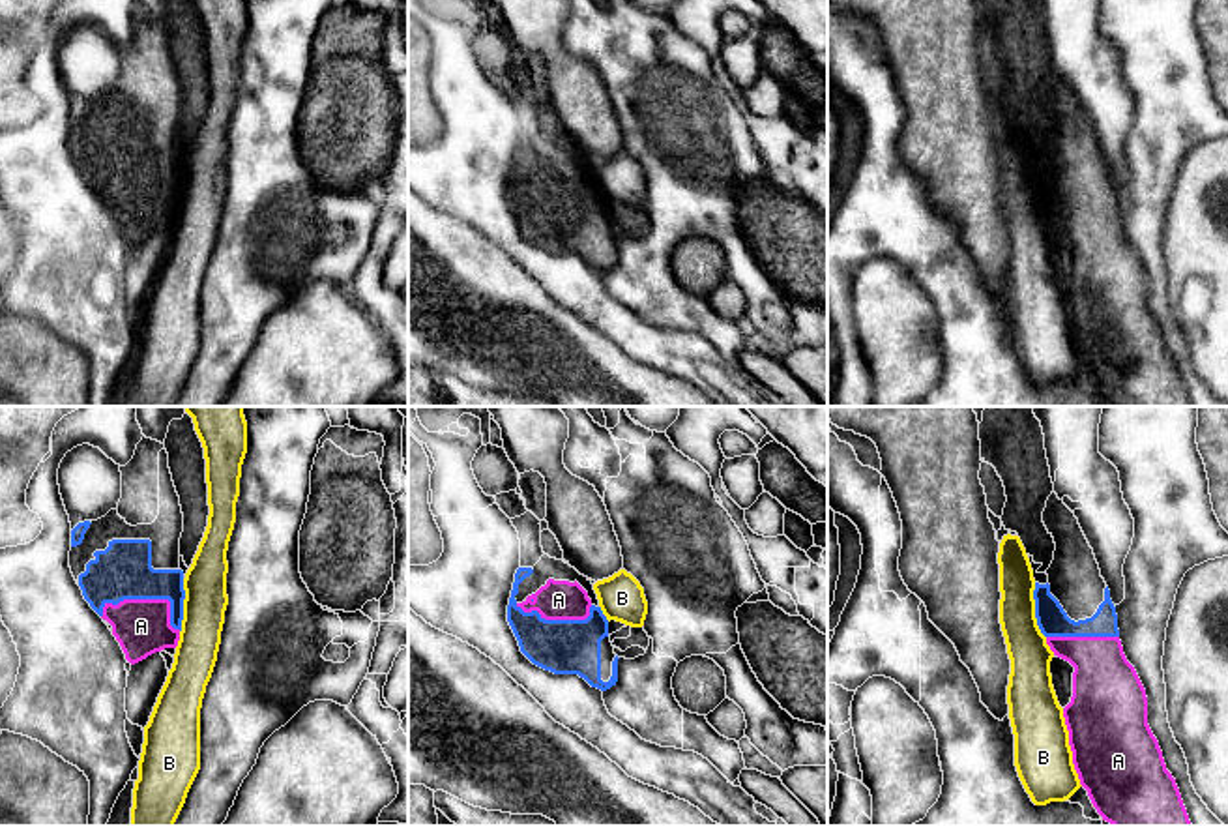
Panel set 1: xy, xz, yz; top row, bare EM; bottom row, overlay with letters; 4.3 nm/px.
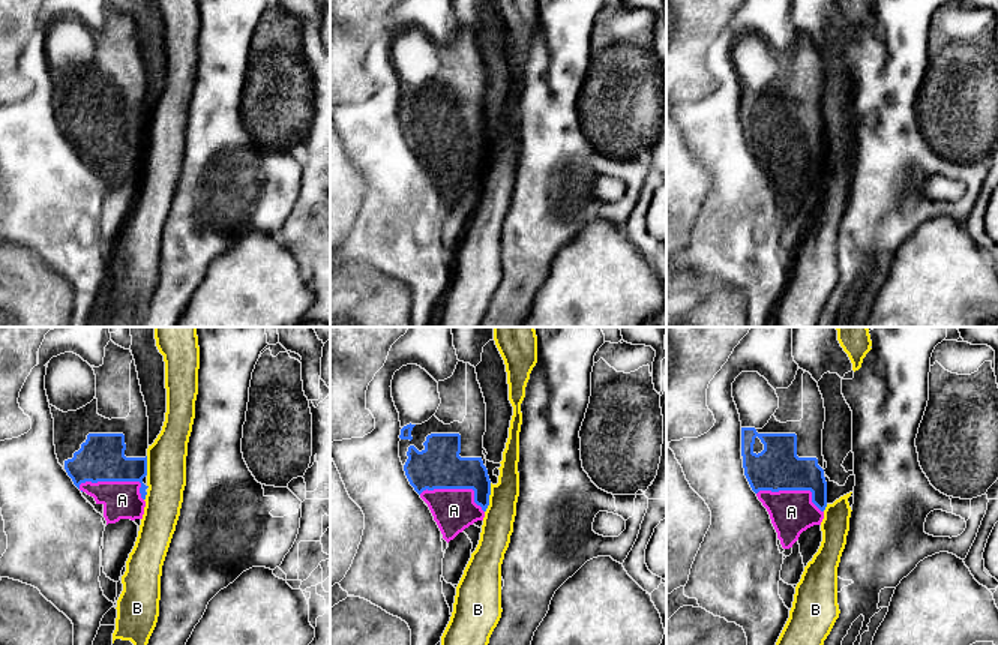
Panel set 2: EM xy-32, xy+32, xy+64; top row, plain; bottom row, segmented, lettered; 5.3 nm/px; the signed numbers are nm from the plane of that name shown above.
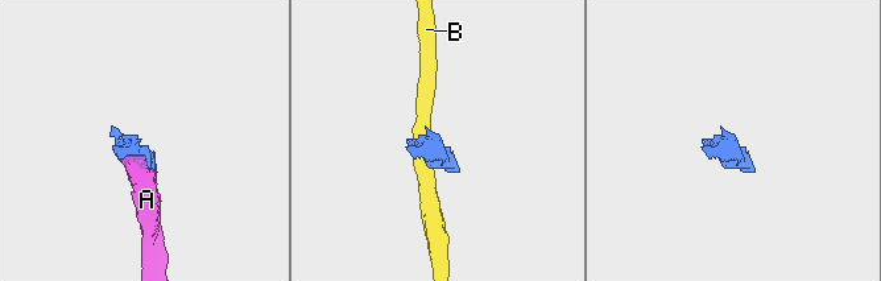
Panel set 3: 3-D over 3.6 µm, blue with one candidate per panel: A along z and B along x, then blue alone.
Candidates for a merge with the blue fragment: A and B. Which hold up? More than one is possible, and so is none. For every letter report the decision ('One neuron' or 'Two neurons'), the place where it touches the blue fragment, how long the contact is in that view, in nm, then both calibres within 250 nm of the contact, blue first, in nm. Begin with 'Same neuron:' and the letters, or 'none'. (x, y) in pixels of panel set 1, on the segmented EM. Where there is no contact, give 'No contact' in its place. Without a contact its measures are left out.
Same neuron: A
A: One neuron. Touches blue at xy (152, 598). Shared border 360 nm. Thickness 240 nm (blue) against 240 nm
B: Two neurons. Touches blue at yz (1036, 611). Shared border 240 nm. Thickness 140 nm (blue) against 180 nm

